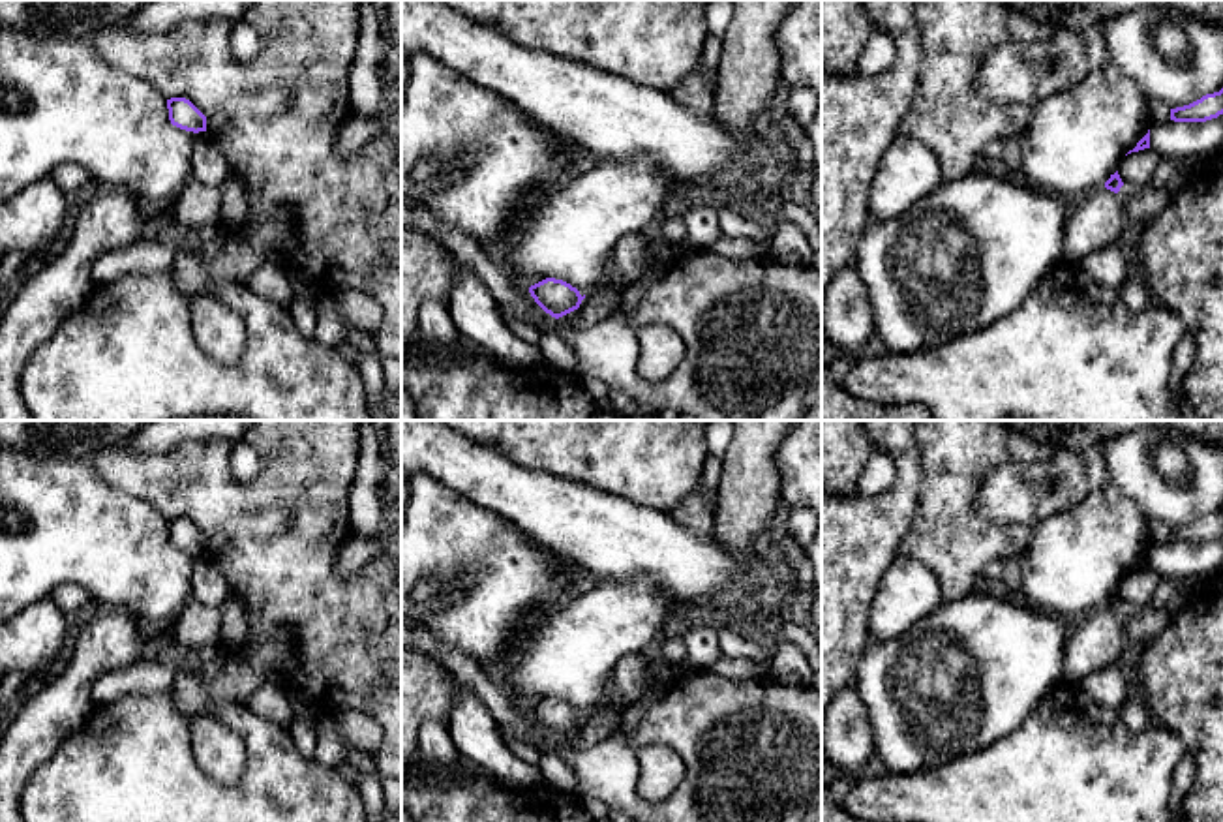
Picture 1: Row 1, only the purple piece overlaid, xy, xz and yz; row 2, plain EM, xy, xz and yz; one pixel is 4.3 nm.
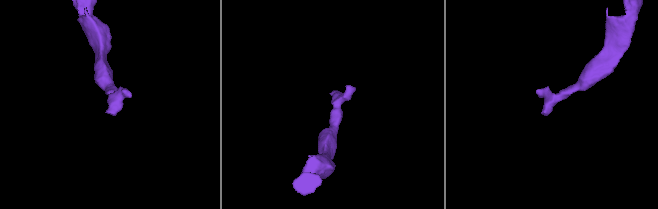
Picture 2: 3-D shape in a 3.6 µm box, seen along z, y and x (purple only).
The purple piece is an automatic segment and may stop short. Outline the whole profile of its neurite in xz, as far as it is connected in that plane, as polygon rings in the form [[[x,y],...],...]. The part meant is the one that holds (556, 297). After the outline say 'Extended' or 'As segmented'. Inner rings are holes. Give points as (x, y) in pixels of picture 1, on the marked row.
[[[546,278],[531,285],[529,293],[535,302],[555,319],[578,310],[585,298],[585,295],[581,297],[576,287],[555,278]]]. As segmented

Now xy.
[[[186,98],[167,99],[169,120],[186,131],[206,131],[206,116]]]. As segmented

